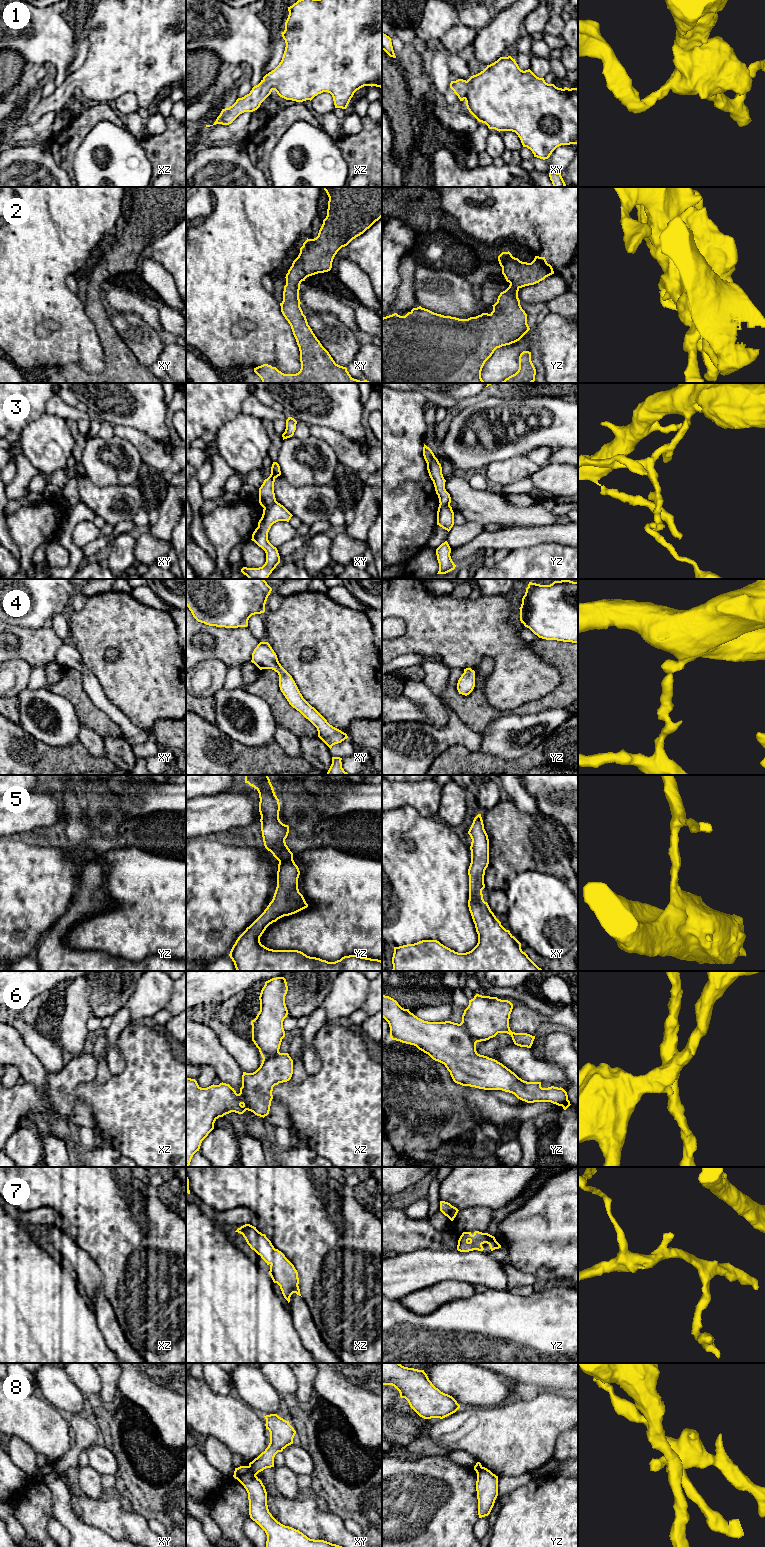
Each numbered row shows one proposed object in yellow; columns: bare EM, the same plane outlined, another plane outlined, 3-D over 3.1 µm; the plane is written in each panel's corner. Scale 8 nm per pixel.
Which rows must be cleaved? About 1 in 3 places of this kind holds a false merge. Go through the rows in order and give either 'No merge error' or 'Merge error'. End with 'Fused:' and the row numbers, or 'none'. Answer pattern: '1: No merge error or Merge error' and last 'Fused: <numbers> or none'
1: No merge error
2: No merge error
3: Merge error
4: No merge error
5: No merge error
6: Merge error
7: No merge error
8: Merge error
Fused: 3, 6, 8

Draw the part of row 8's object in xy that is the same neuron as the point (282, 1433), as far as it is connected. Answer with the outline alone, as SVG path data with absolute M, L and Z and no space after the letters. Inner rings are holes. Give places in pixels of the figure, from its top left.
M277 1414L264 1417L266 1419L266 1429L270 1432L270 1443L264 1452L249 1463L249 1468L256 1475L266 1468L274 1467L275 1455L293 1444L293 1438L296 1434L289 1421L284 1420Z

